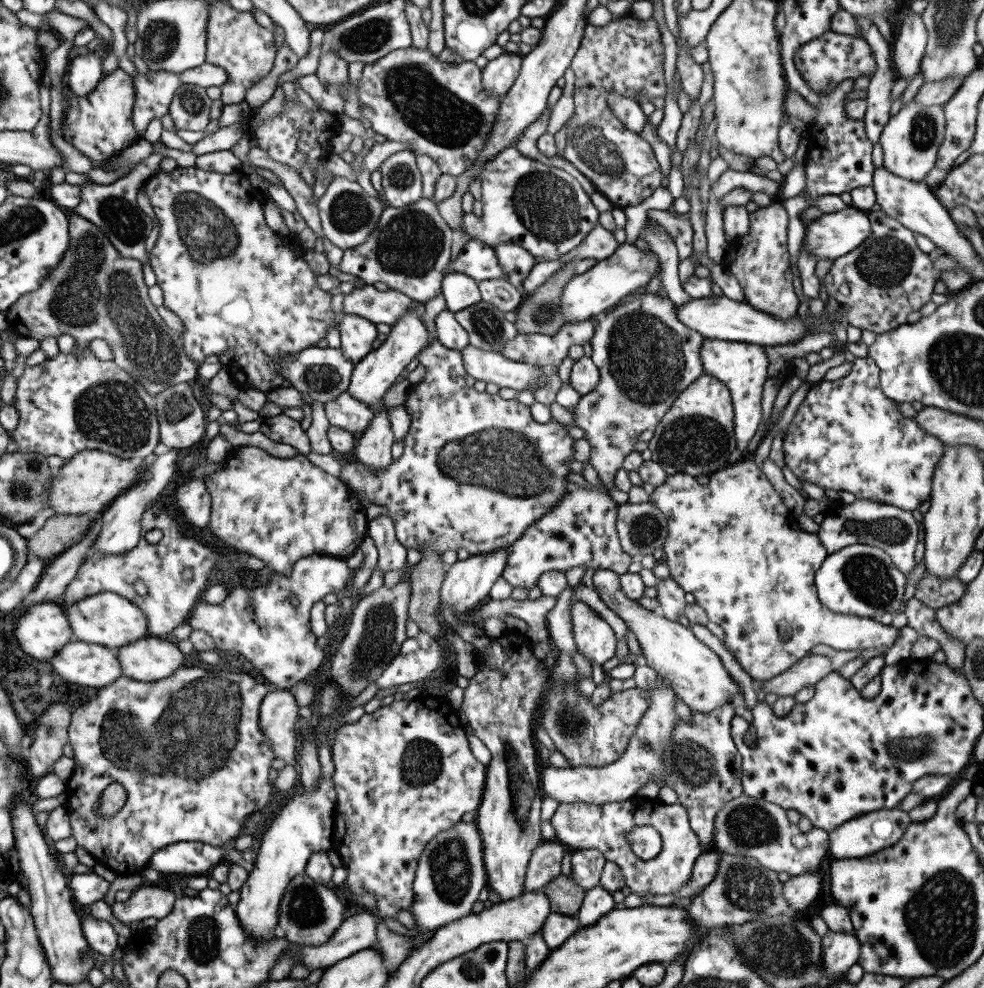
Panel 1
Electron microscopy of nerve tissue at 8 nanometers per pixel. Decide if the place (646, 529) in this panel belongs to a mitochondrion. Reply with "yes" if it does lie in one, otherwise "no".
yes

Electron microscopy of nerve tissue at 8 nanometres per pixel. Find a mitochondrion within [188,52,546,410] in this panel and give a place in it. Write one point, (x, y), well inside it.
(425, 104)

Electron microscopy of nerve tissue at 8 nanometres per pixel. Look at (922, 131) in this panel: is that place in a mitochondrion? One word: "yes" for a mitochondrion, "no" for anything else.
yes

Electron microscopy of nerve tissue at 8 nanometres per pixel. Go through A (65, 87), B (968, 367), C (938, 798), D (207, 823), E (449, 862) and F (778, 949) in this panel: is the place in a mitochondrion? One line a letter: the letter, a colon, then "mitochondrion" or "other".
A: other
B: mitochondrion
C: other
D: other
E: mitochondrion
F: mitochondrion

